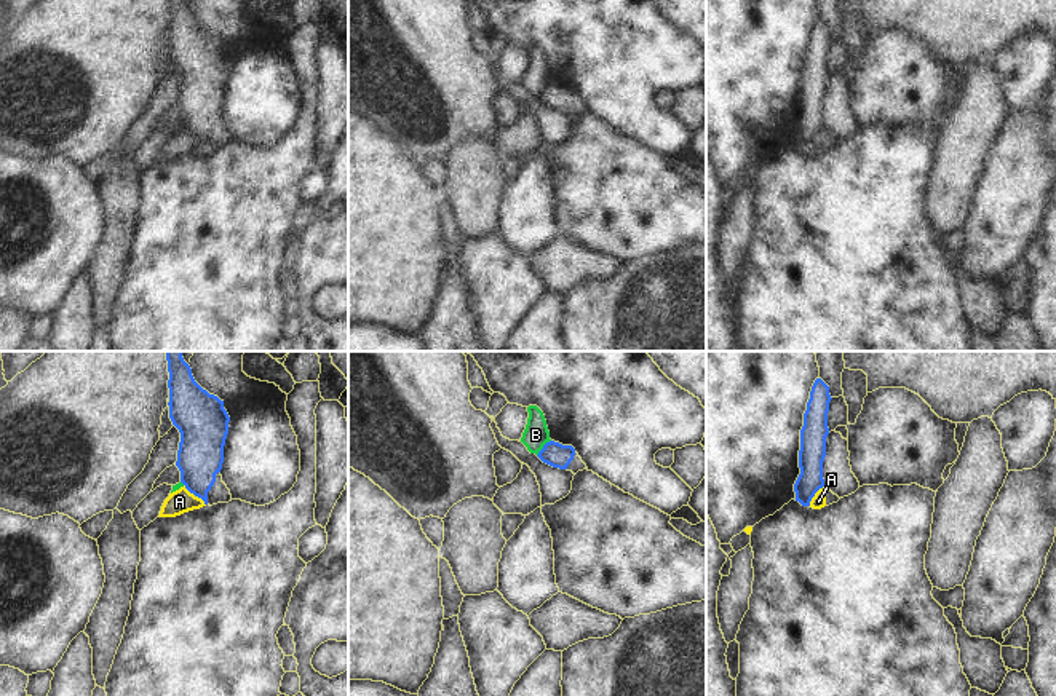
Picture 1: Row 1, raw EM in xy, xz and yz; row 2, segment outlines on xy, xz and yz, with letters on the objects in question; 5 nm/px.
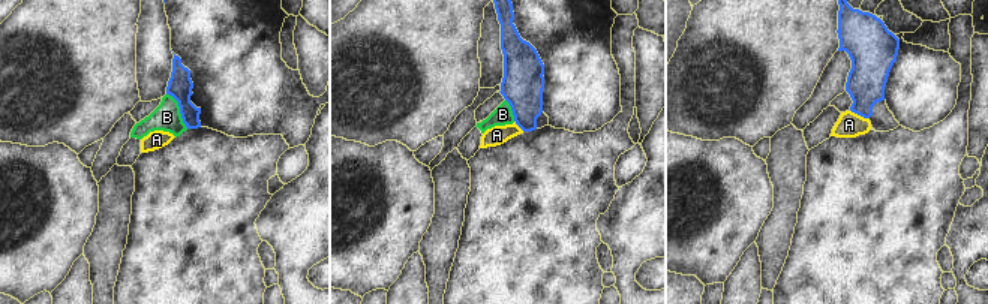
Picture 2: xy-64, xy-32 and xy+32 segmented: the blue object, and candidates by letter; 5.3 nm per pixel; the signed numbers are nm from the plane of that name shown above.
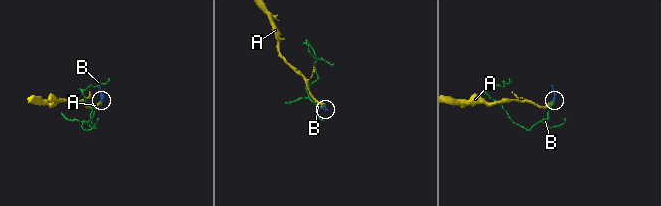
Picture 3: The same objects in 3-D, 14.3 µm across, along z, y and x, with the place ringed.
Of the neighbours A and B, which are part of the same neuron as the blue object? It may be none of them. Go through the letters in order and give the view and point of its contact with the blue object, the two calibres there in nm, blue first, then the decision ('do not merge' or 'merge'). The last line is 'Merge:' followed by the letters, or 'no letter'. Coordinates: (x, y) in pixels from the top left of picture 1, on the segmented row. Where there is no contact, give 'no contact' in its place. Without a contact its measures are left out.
A: contact xy (195, 495); calibres 240 and 120 nm; do not merge
B: contact xz (543, 447); calibres 120 and 130 nm; do not merge
Merge: no letter

